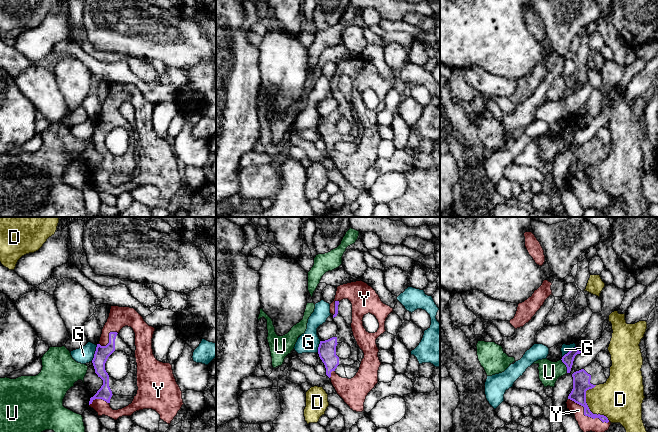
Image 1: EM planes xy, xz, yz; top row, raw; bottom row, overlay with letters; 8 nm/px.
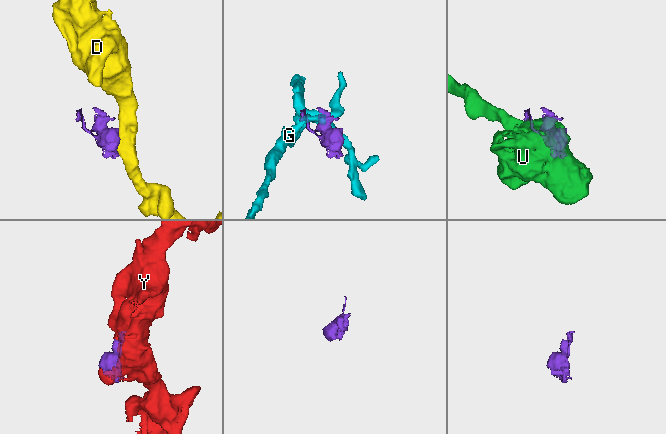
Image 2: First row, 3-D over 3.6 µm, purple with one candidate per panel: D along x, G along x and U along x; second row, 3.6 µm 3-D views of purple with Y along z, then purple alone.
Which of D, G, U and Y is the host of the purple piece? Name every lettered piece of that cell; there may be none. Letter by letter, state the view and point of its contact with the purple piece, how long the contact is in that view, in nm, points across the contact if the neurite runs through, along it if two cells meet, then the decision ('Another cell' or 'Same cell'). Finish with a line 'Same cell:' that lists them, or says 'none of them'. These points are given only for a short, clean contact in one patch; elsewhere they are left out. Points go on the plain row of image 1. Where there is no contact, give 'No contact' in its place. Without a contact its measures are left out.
D: Touches purple at yz (589, 185). Shared border 320 nm. Another cell
G: Touches purple at xy (95, 129). Shared border 140 nm. Boundary: xy (97, 121), (94, 133), (91, 136). Another cell
U: Touches purple at yz (566, 142). Shared border 120 nm. Boundary: yz (561, 135), (567, 148). Another cell
Y: Touches purple at yz (586, 191). Shared border 380 nm. Same cell
Same cell: Y

